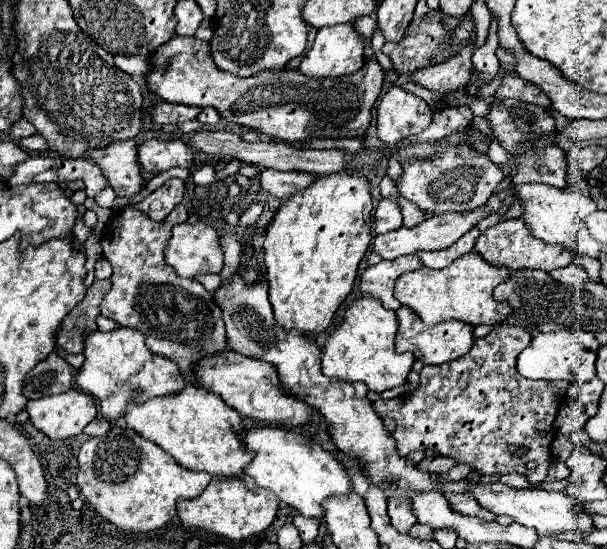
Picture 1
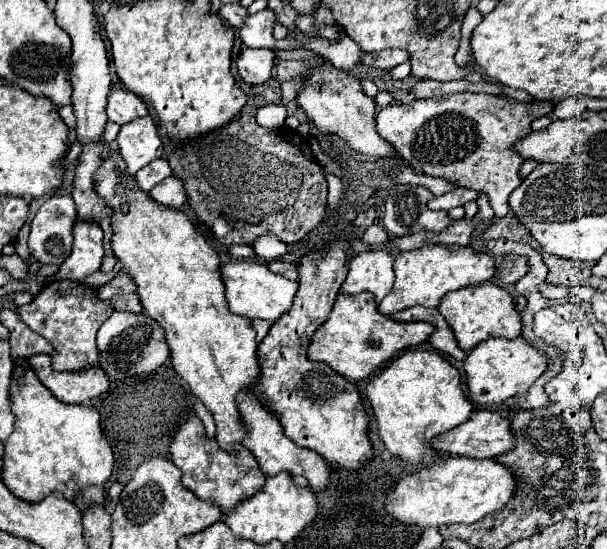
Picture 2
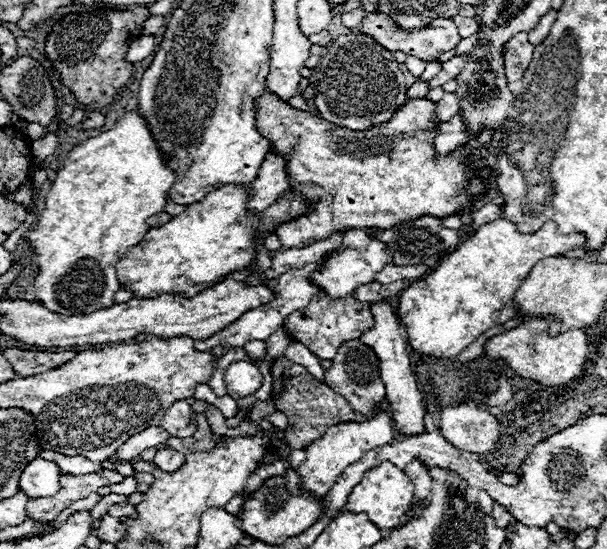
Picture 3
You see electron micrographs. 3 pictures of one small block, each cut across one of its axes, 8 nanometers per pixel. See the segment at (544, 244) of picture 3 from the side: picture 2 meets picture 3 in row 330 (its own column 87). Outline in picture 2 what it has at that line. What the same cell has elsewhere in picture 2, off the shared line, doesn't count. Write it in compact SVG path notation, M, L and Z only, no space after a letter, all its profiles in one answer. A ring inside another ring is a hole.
M26 360L18 362L24 368L22 380L12 378L10 410L16 416L14 432L4 442L2 480L8 490L28 502L40 502L52 492L62 492L66 500L90 486L102 486L114 466L114 456L108 440L100 430L100 414L92 406L64 404L30 372Z

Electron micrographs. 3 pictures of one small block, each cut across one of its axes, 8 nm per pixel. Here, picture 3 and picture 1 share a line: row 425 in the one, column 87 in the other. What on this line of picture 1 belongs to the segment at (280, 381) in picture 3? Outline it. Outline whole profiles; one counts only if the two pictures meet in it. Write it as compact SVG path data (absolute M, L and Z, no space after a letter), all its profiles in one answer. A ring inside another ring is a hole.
M94 280L94 284L86 290L86 298L66 316L56 340L58 346L72 354L82 352L86 332L94 332L98 328L96 318L100 316L100 302L110 292L110 286L110 280Z

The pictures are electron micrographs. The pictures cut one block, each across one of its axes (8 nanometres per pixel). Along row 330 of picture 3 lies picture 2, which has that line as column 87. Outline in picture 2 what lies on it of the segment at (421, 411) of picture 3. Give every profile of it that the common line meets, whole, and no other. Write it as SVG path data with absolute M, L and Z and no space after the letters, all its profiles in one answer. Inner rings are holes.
M48 354L28 358L28 366L60 402L84 404L108 390L108 378L98 366L84 368L82 372L54 372Z

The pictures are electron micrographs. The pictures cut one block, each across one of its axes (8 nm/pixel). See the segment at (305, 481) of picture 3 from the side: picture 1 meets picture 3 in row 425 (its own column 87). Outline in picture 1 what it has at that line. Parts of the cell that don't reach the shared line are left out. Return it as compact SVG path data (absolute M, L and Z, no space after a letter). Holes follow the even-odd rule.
M118 328L112 332L92 332L86 336L84 342L84 364L76 374L76 384L80 390L84 390L86 394L94 396L100 404L100 412L106 420L114 422L118 418L122 418L126 414L126 408L130 404L144 404L150 398L156 396L170 396L170 394L178 394L182 392L182 388L186 386L186 382L182 380L180 372L178 372L178 364L174 364L172 360L164 358L164 356L156 356L152 354L146 344L144 344L144 336L138 330L130 330L130 328Z

